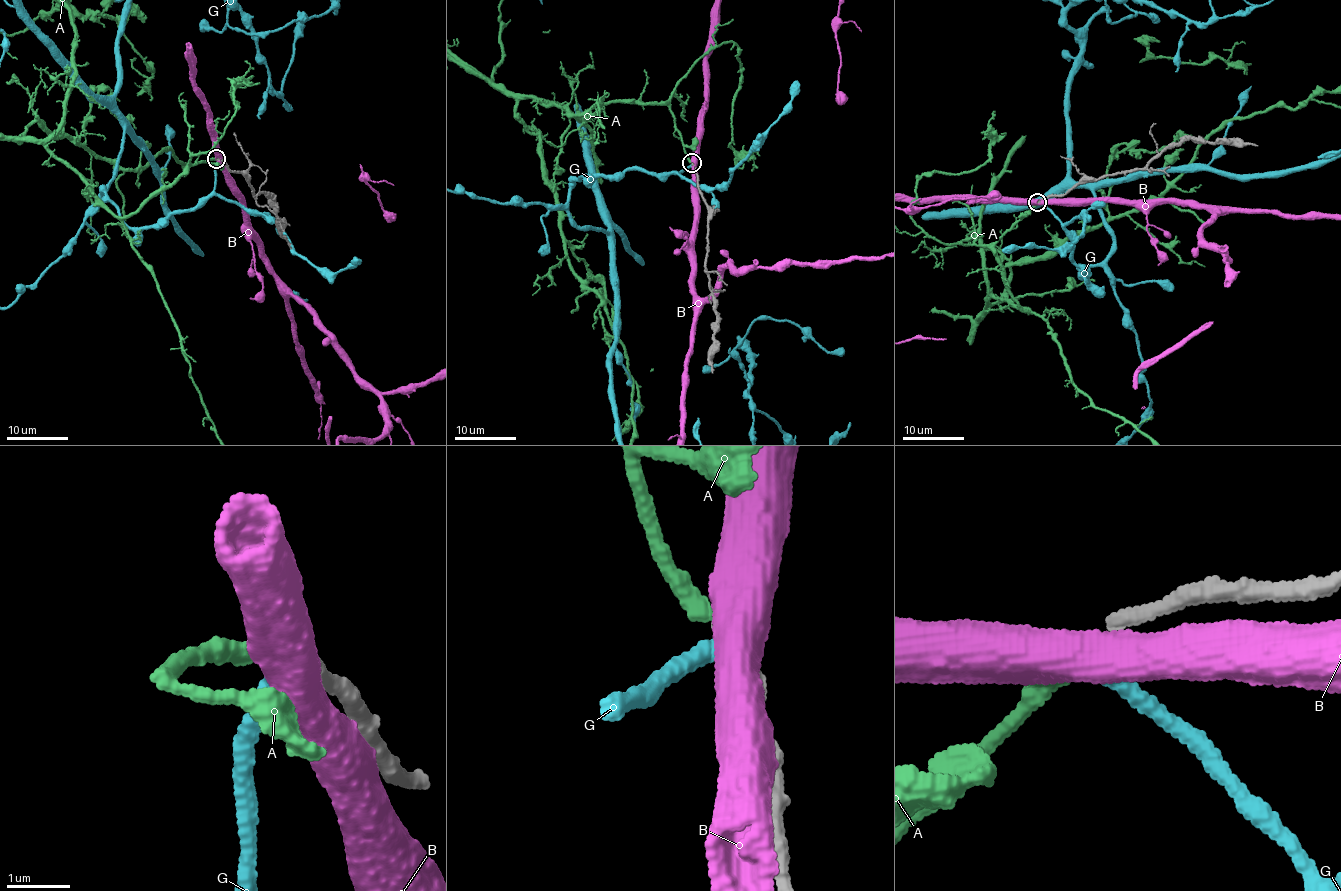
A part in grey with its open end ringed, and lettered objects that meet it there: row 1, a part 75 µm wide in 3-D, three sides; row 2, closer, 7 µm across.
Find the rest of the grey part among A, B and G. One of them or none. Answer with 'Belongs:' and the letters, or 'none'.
Belongs: A

